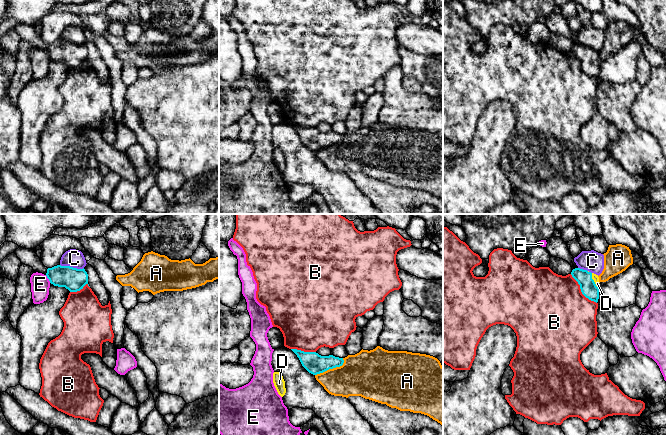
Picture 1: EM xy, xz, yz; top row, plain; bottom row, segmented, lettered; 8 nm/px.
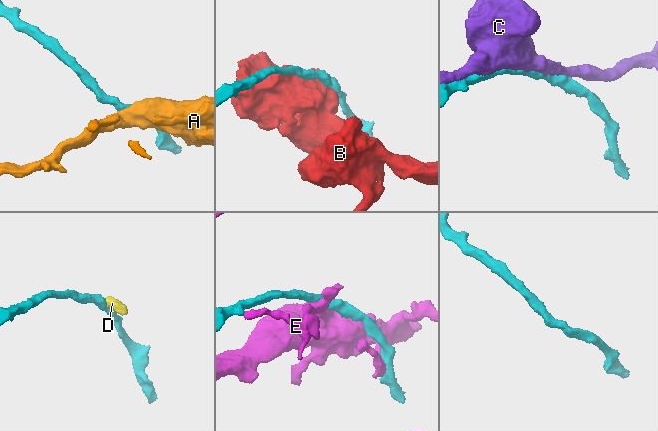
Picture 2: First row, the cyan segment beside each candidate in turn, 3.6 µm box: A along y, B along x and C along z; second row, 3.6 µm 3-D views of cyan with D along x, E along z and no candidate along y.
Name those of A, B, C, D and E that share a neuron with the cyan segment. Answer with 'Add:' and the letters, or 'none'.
Add: D

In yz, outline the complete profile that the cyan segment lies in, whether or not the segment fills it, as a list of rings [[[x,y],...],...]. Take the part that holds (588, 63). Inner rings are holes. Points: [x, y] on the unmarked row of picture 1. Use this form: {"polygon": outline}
{"polygon": [[[580,44],[573,45],[571,51],[580,61],[582,70],[589,76],[597,79],[600,59],[598,51]]]}

